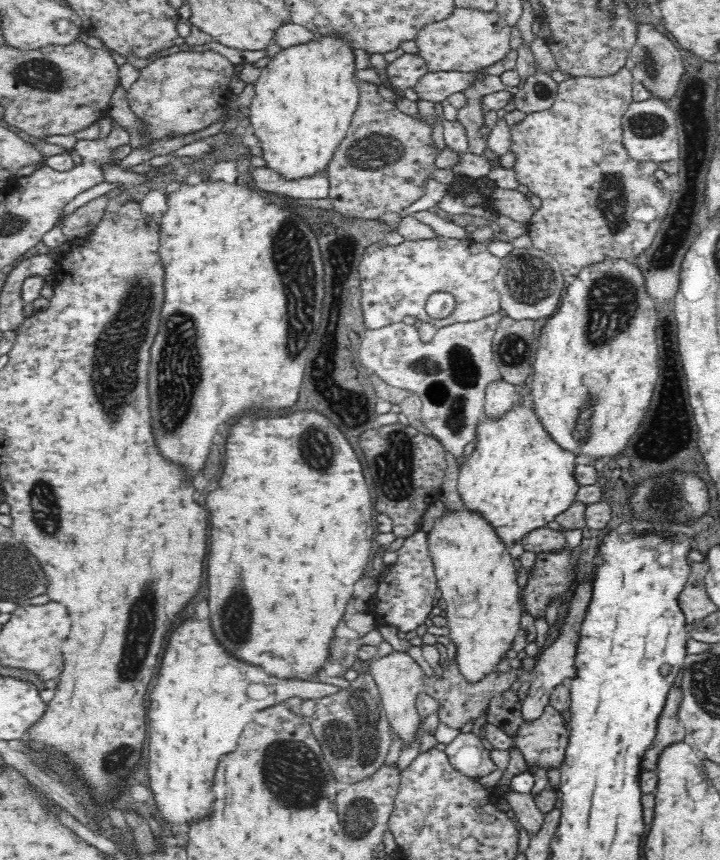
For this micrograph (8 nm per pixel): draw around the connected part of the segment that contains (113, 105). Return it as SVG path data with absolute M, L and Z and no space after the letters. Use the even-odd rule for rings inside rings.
M116 82L116 88L108 100L108 108L106 108L107 115L109 115L114 122L127 128L130 136L130 145L133 148L139 146L148 146L150 141L142 139L138 135L138 128L140 128L140 121L134 117L134 111L128 107L128 101L126 101L126 89L121 86L120 82Z

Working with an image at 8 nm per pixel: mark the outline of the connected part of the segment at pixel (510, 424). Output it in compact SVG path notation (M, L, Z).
M523 400L506 410L502 416L483 414L476 429L476 444L470 457L461 464L457 488L467 508L477 510L492 523L501 541L508 545L520 541L526 532L546 527L558 514L576 501L579 487L574 477L576 454L564 450L546 432L531 401Z

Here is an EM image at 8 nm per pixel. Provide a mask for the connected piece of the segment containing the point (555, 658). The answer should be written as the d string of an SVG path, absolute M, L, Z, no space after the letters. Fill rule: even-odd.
M590 580L582 582L580 584L572 598L569 612L563 625L561 636L548 648L544 649L544 652L539 654L539 658L535 663L535 669L531 674L531 685L526 698L522 704L522 720L527 724L538 721L538 718L542 716L545 708L548 706L548 696L550 696L551 690L554 690L554 686L558 686L564 678L574 678L576 676L575 658L576 658L576 642L578 642L578 626L586 614L586 608L588 602L590 602L590 596L592 596L592 585Z

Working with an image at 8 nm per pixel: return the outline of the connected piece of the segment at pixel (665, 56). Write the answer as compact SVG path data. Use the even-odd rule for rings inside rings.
M643 23L637 28L637 39L626 58L625 67L632 73L634 82L642 83L652 96L664 102L675 97L685 73L682 56L676 46L666 35L658 32L654 25Z

